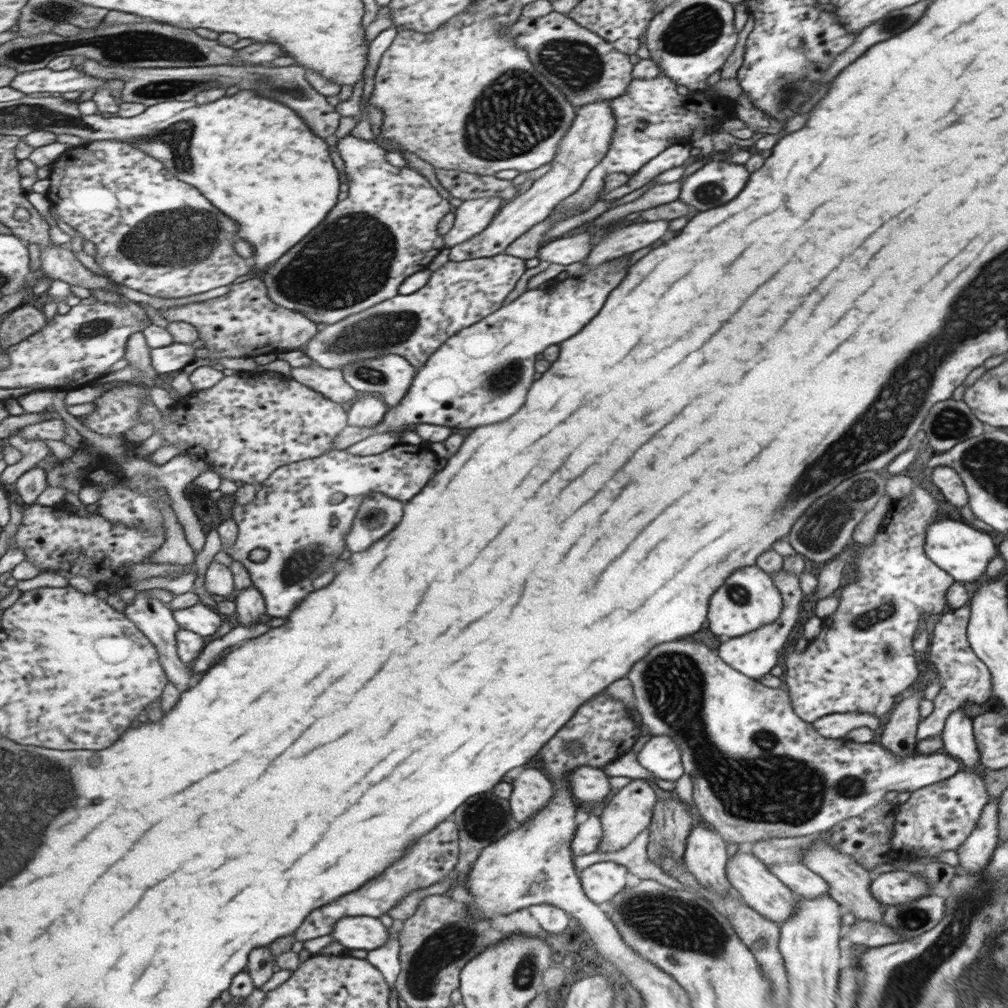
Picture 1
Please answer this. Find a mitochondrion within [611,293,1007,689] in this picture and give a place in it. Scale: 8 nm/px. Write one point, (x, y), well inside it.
(834, 520)

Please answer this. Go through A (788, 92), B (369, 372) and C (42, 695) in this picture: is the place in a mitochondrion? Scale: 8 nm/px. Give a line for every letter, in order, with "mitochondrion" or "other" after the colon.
A: mitochondrion
B: mitochondrion
C: other

